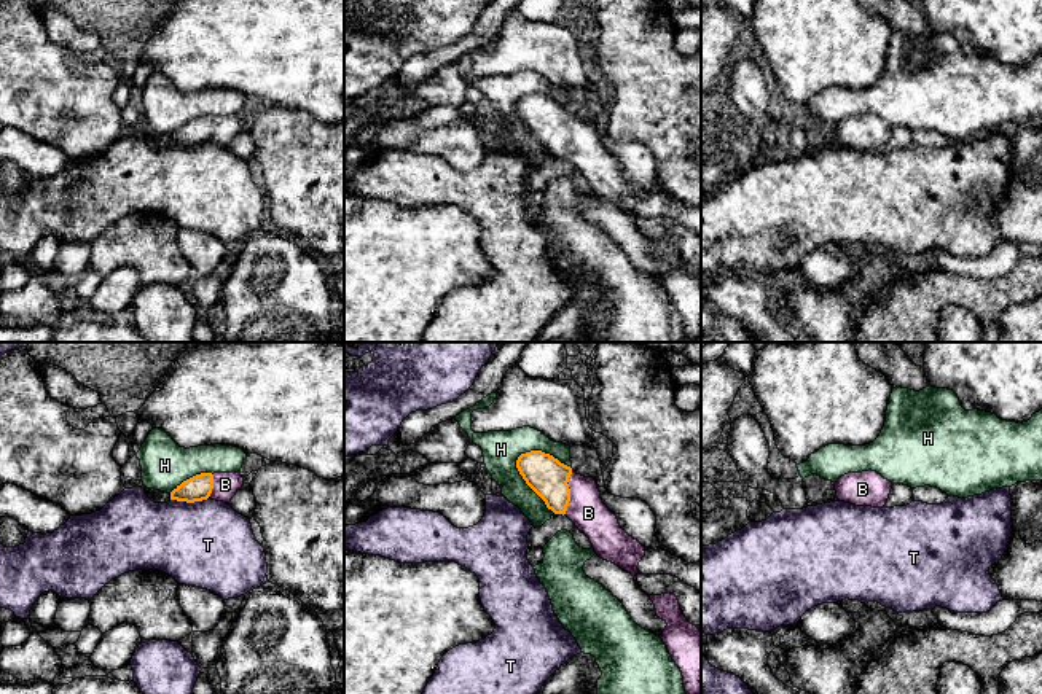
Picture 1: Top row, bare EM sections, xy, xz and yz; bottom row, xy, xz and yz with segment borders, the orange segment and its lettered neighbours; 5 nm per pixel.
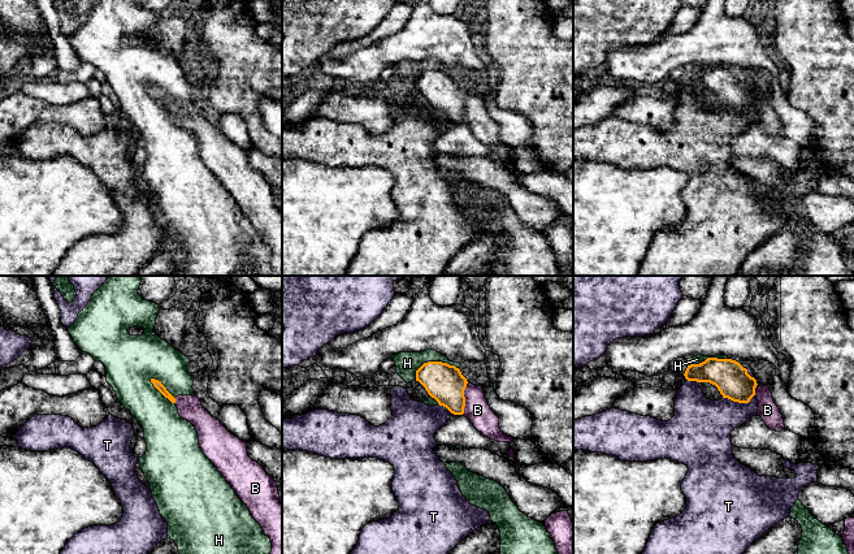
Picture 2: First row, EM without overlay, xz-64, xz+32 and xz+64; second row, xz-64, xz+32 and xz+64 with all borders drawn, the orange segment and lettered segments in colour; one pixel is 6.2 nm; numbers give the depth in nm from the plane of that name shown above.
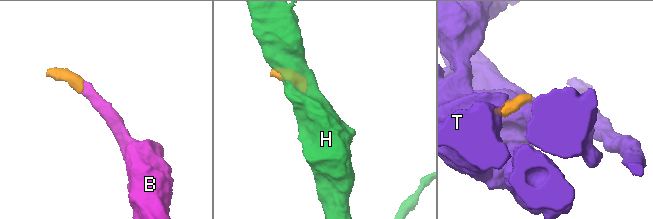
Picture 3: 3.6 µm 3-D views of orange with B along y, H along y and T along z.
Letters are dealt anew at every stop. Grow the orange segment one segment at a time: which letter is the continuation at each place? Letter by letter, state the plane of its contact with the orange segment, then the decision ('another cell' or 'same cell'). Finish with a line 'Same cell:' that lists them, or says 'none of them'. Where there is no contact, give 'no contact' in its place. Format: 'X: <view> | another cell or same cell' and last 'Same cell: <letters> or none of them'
B: xz | same cell
H: xz | another cell
T: xy | another cell
Same cell: B

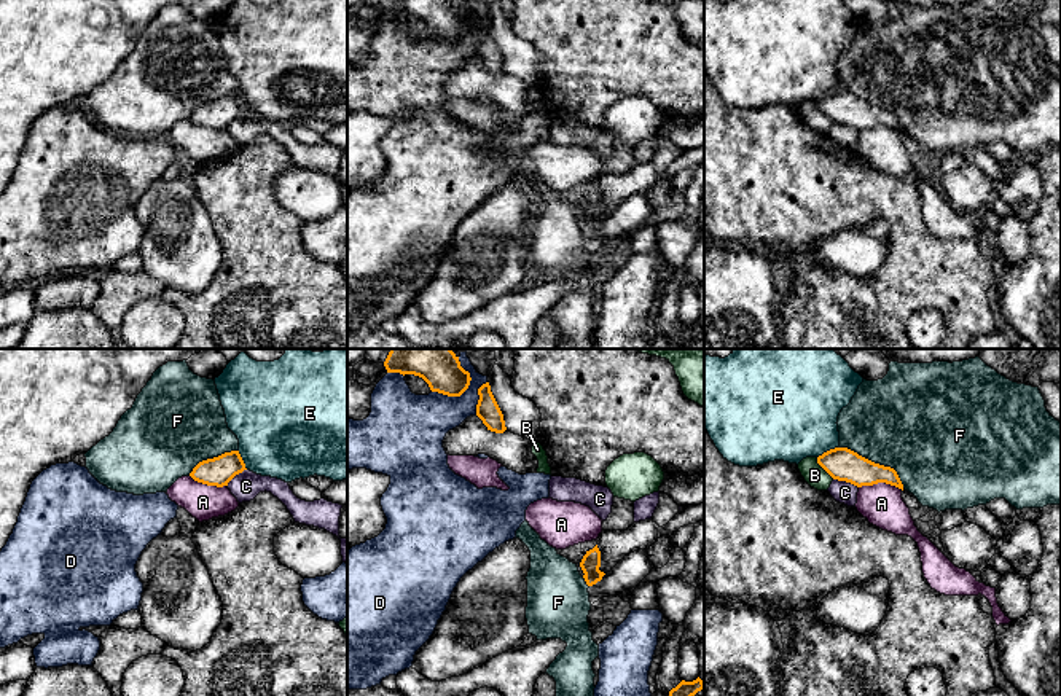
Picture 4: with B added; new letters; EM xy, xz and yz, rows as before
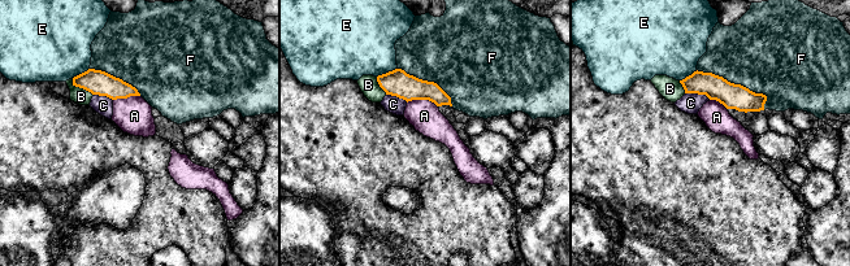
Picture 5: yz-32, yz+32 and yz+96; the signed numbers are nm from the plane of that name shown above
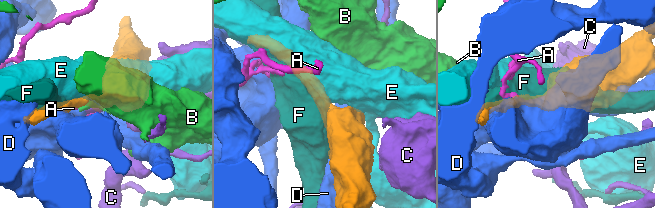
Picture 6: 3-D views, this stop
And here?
A: yz | another cell
B: yz | another cell
C: yz | another cell
D: xz | another cell
E: yz | another cell
F: yz | another cell
Same cell: none of them

